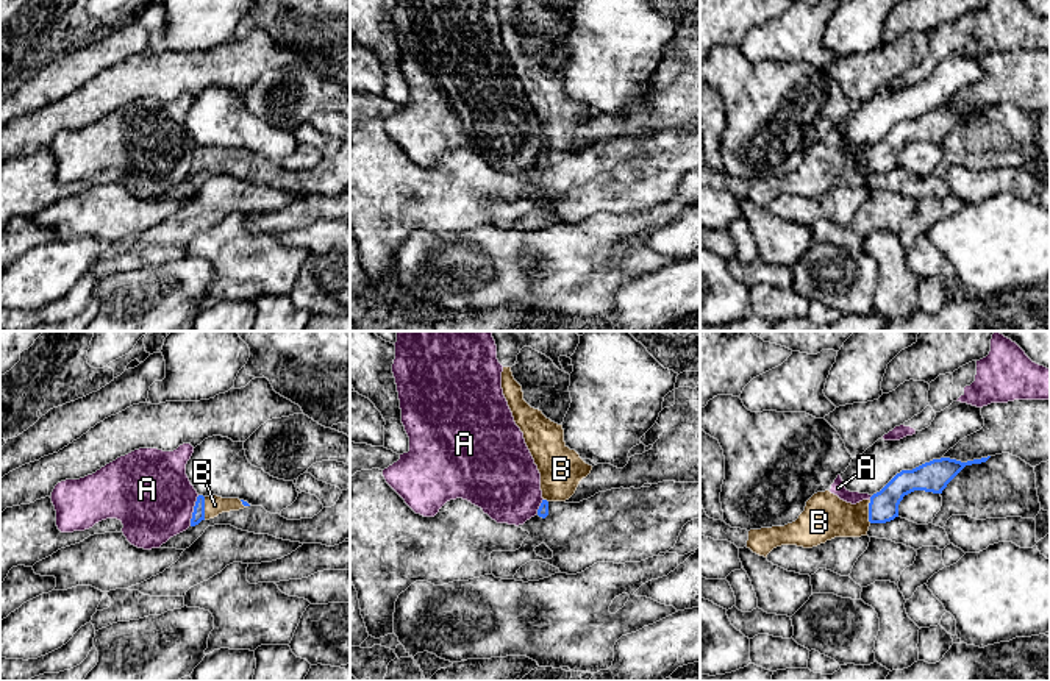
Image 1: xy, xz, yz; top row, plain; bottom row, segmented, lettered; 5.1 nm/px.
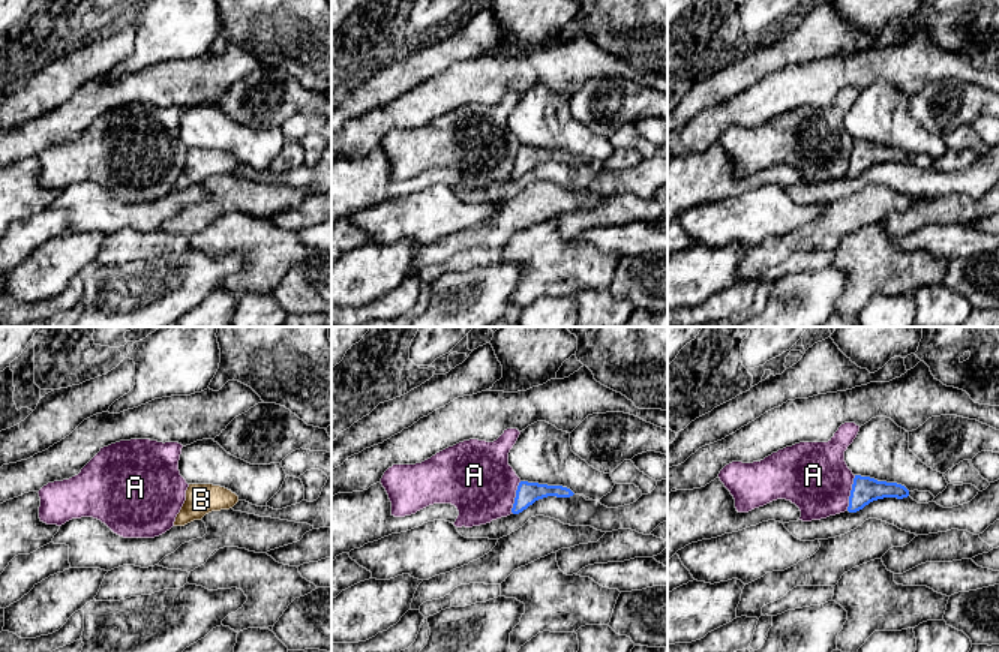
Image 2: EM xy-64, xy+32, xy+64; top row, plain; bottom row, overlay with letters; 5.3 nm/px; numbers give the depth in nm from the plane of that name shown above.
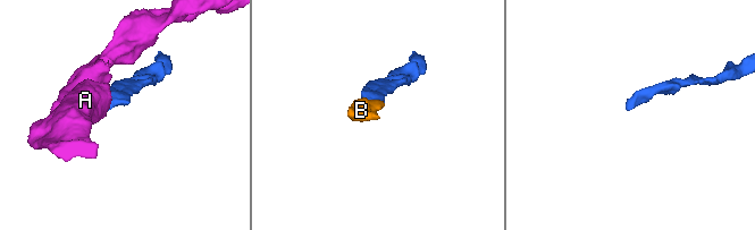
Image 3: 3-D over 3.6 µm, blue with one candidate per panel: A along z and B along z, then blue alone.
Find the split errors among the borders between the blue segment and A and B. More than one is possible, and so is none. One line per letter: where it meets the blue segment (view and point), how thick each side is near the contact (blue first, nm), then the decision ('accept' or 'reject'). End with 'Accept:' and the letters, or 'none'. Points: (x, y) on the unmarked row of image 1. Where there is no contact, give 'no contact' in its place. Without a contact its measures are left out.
A: xy (194, 161) | 60/420 nm | reject
B: xy (203, 158) | 60/100 nm | accept
Accept: B

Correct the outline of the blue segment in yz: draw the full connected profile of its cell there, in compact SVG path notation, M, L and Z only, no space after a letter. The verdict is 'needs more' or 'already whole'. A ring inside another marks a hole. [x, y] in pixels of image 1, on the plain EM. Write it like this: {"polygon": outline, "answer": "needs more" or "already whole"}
{"polygon": "M991 106L961 112L950 108L933 109L912 120L897 123L880 142L856 155L841 150L830 141L814 144L798 169L784 176L761 180L731 178L723 170L709 169L700 156L700 186L728 191L738 198L767 205L781 195L812 198L834 187L867 186L872 173L898 167L898 155L914 141L942 144L947 134L966 117L986 112Z", "answer": "needs more"}

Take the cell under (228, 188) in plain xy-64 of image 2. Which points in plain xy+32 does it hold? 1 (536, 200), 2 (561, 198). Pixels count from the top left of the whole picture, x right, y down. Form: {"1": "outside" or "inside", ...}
{"1": "inside", "2": "inside"}

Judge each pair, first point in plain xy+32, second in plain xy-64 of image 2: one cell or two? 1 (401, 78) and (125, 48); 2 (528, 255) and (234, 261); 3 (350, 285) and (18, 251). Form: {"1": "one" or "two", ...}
{"1": "one", "2": "two", "3": "two"}

